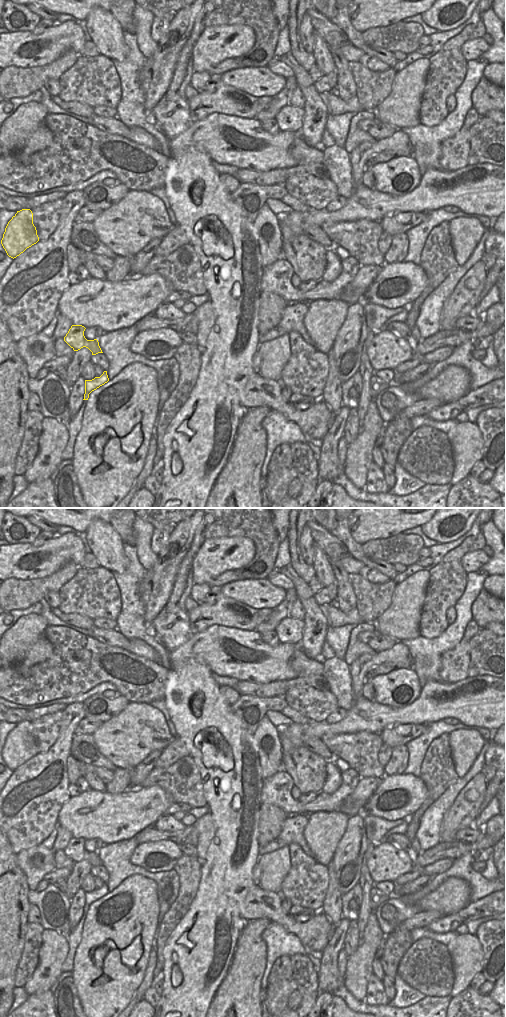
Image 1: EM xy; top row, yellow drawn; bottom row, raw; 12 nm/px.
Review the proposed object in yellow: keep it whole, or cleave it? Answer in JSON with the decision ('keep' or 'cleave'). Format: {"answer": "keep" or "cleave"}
{"answer": "keep"}

